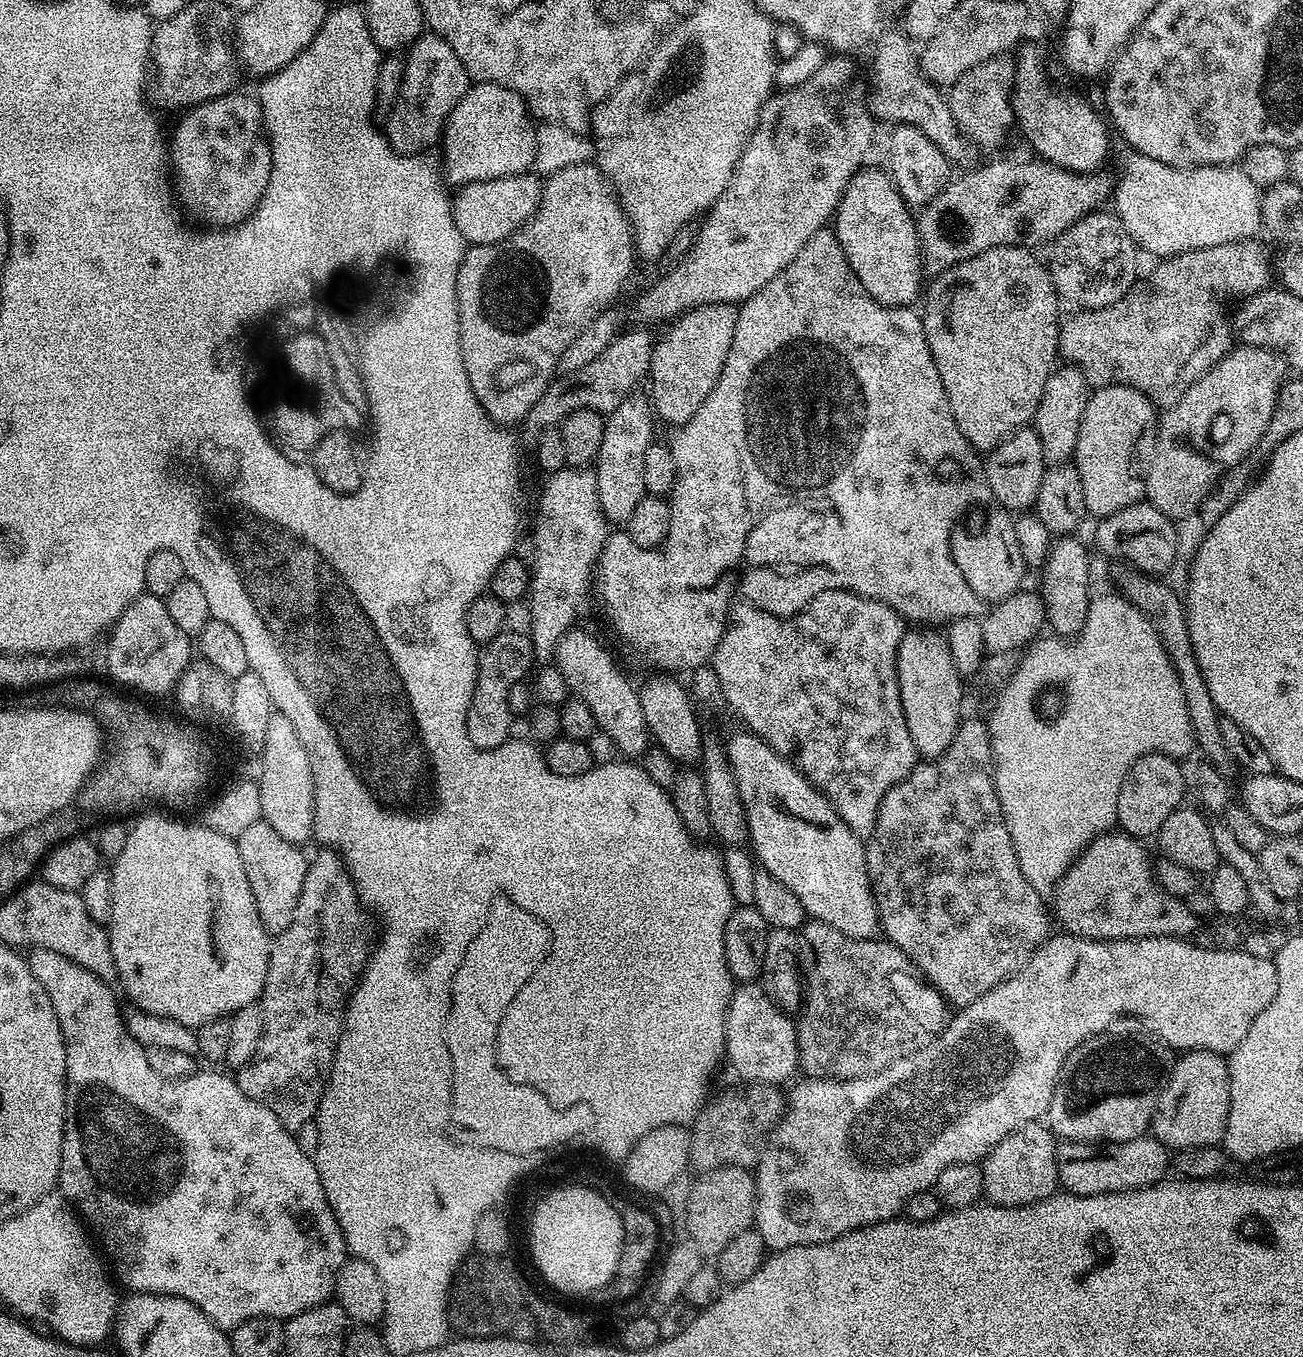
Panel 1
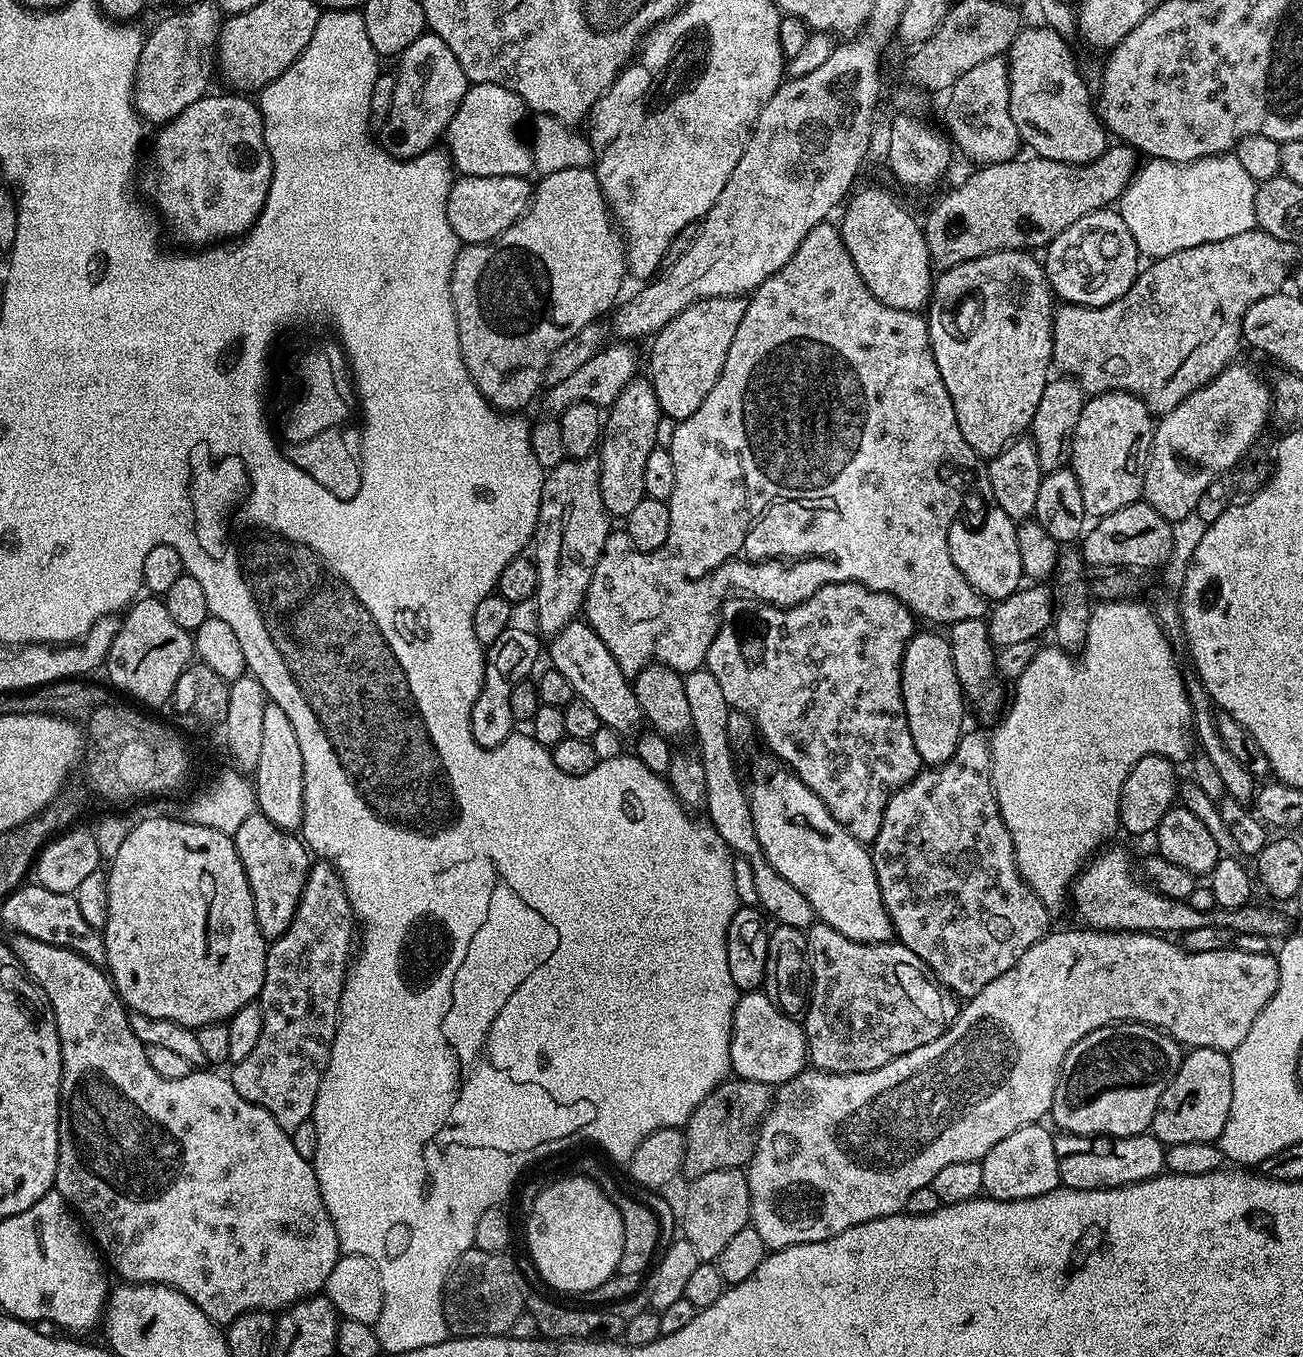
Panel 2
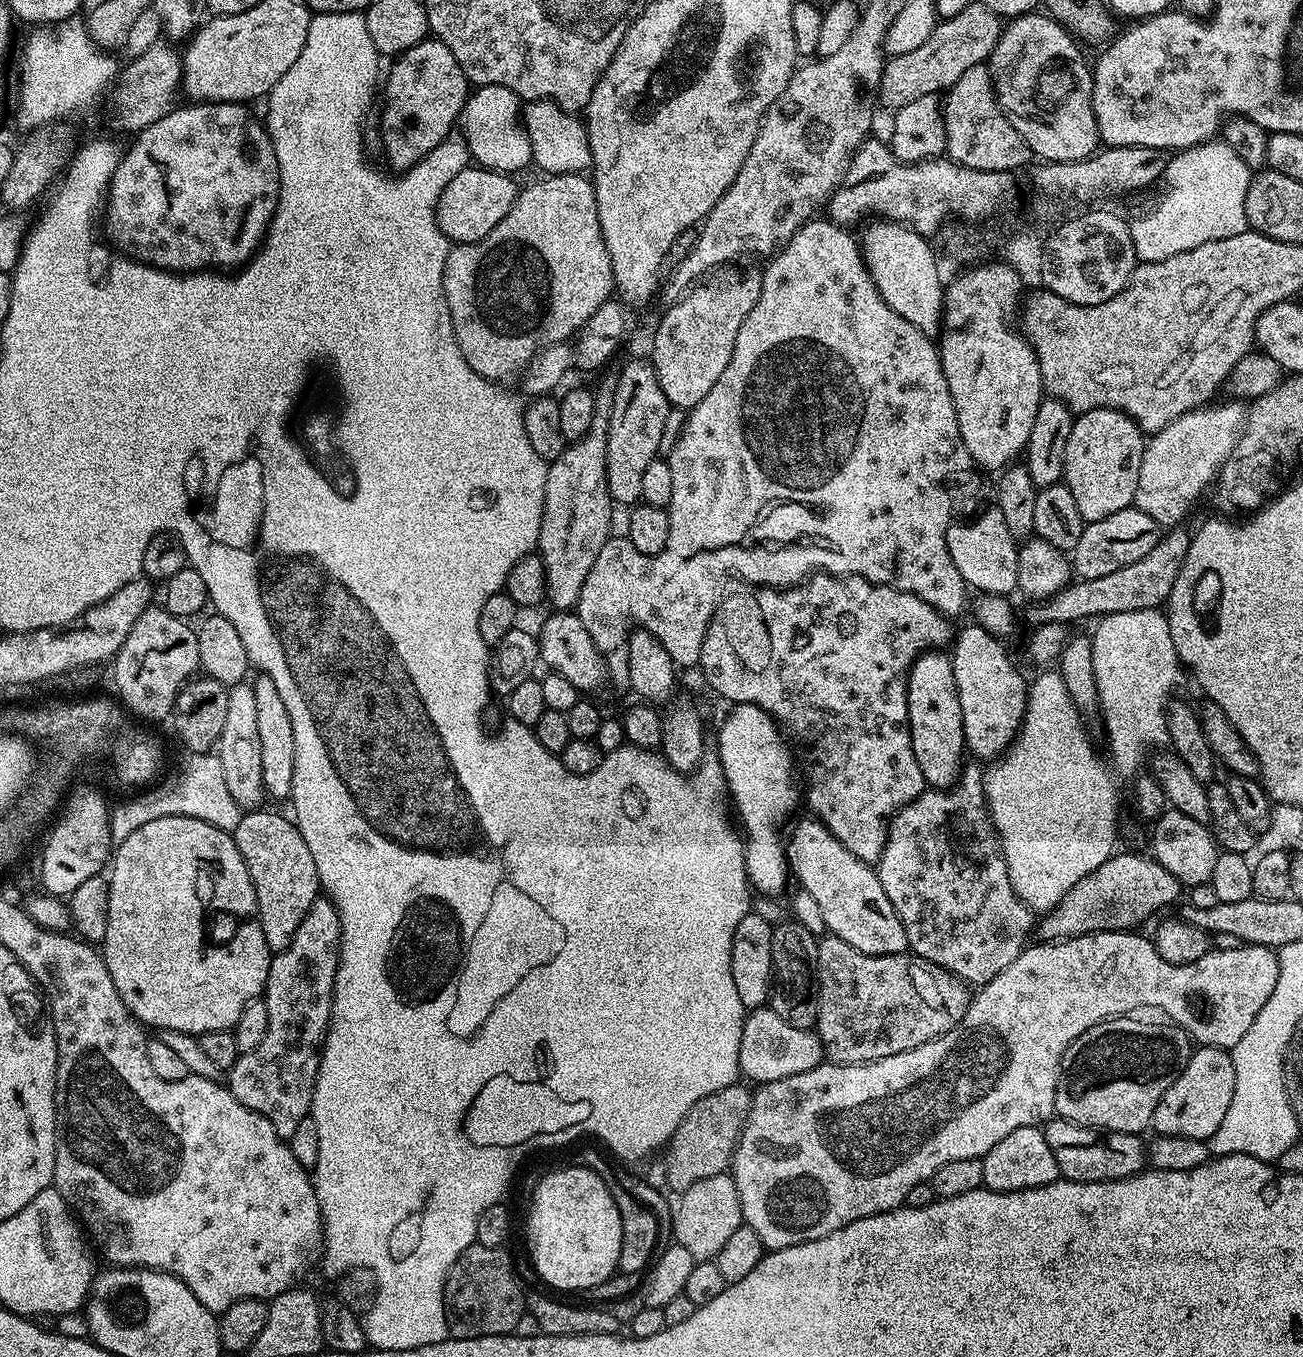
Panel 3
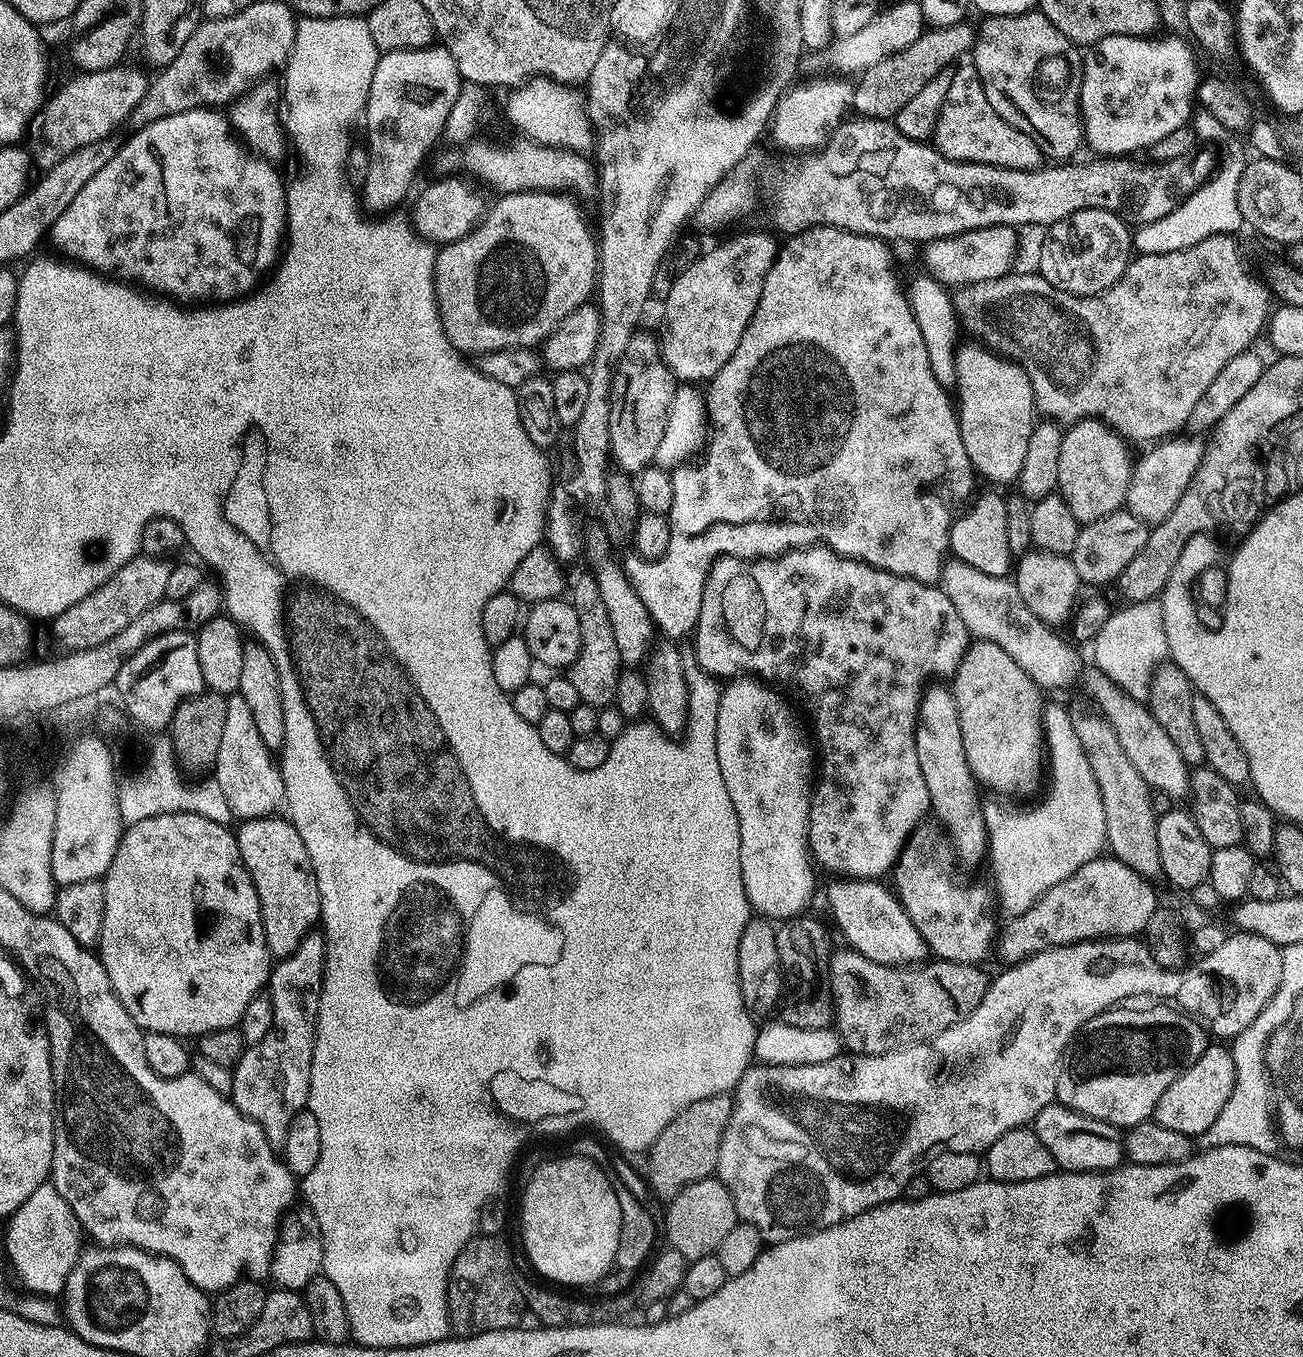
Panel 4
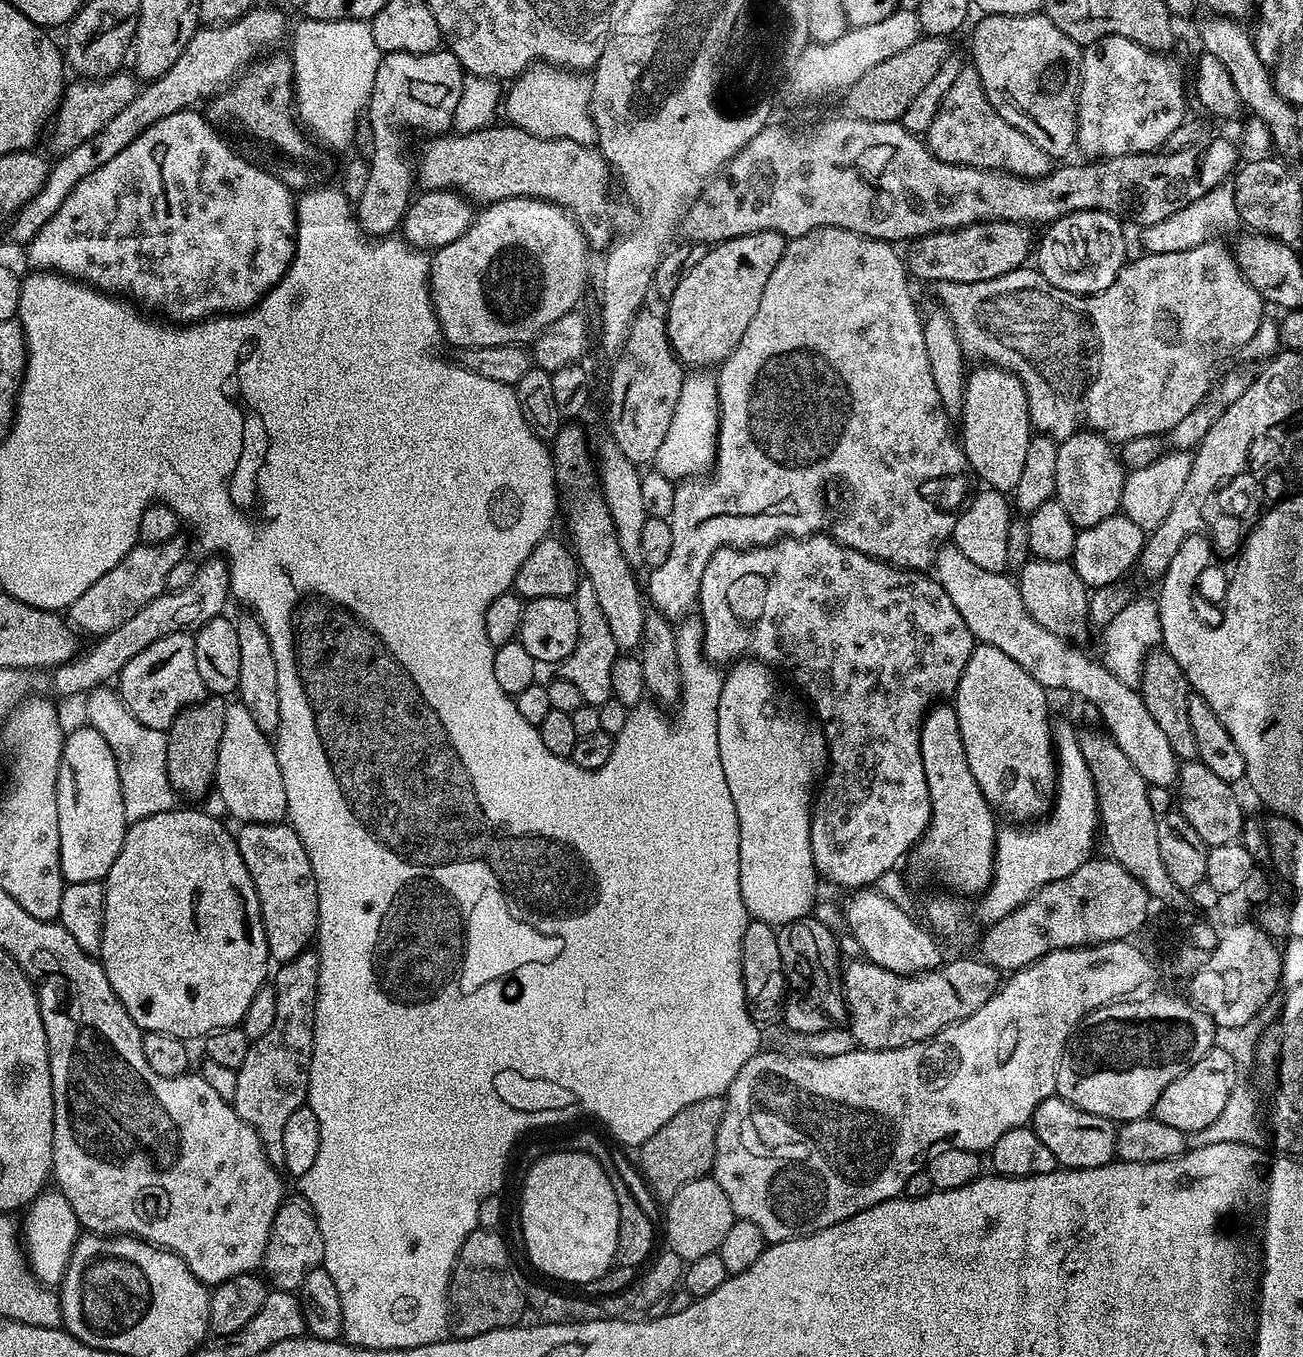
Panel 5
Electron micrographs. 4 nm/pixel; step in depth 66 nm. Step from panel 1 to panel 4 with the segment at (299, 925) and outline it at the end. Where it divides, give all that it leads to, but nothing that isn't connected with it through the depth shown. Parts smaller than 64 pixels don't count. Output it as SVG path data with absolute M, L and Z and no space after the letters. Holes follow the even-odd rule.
M313 930L298 942L298 950L294 954L275 961L271 976L268 977L266 994L274 1006L274 1022L266 1038L262 1042L247 1045L242 1058L232 1069L232 1105L242 1114L246 1114L266 1134L273 1146L282 1146L286 1142L286 1134L290 1134L290 1122L299 1112L305 1111L308 1095L310 1094L310 1066L314 1058L314 1042L316 1041L316 1015L320 1009L320 995L324 989L324 963L328 943L325 934Z

